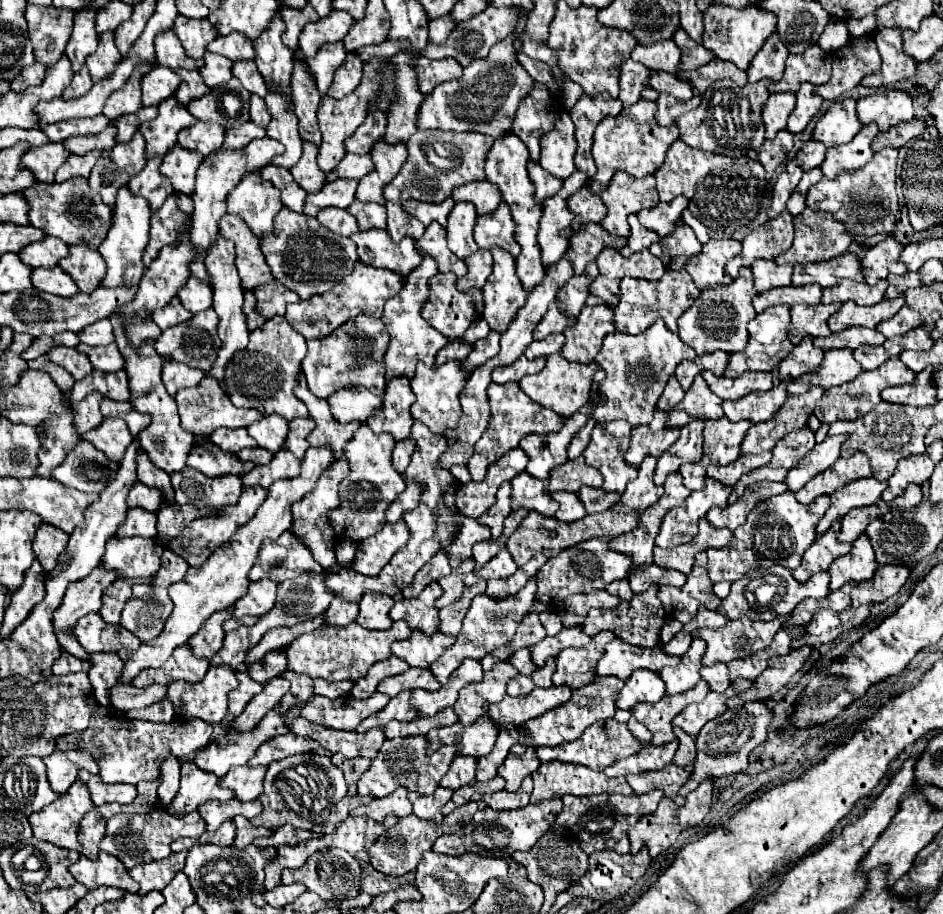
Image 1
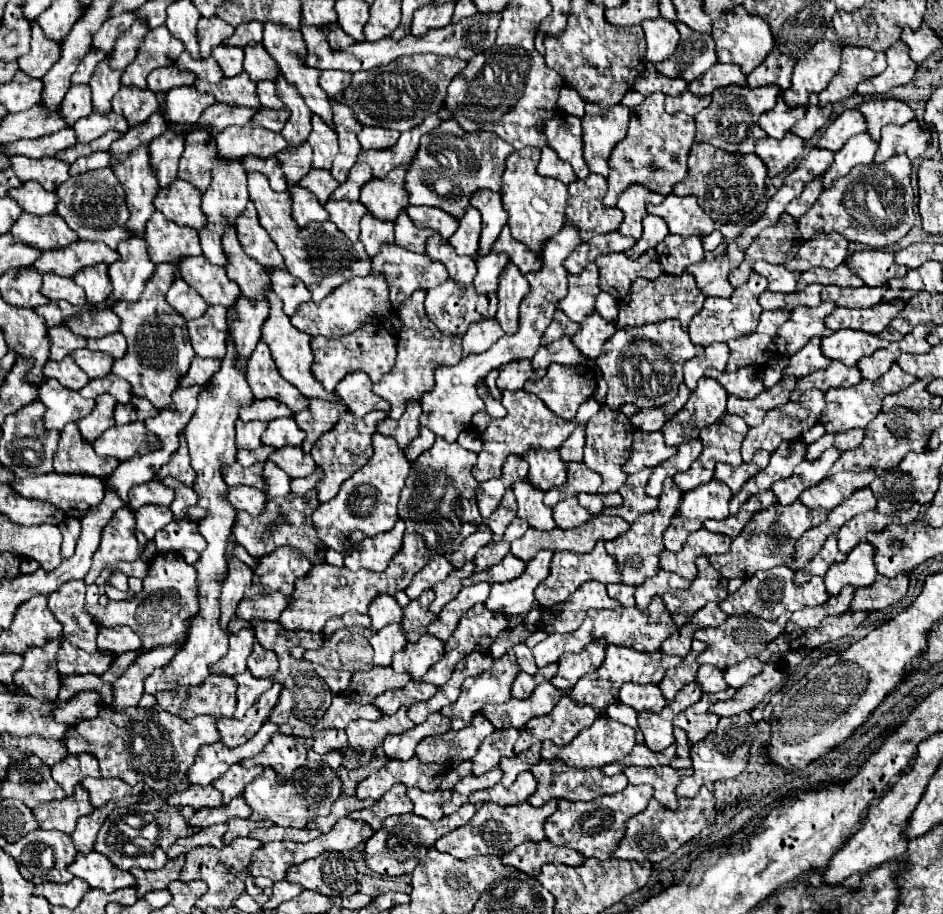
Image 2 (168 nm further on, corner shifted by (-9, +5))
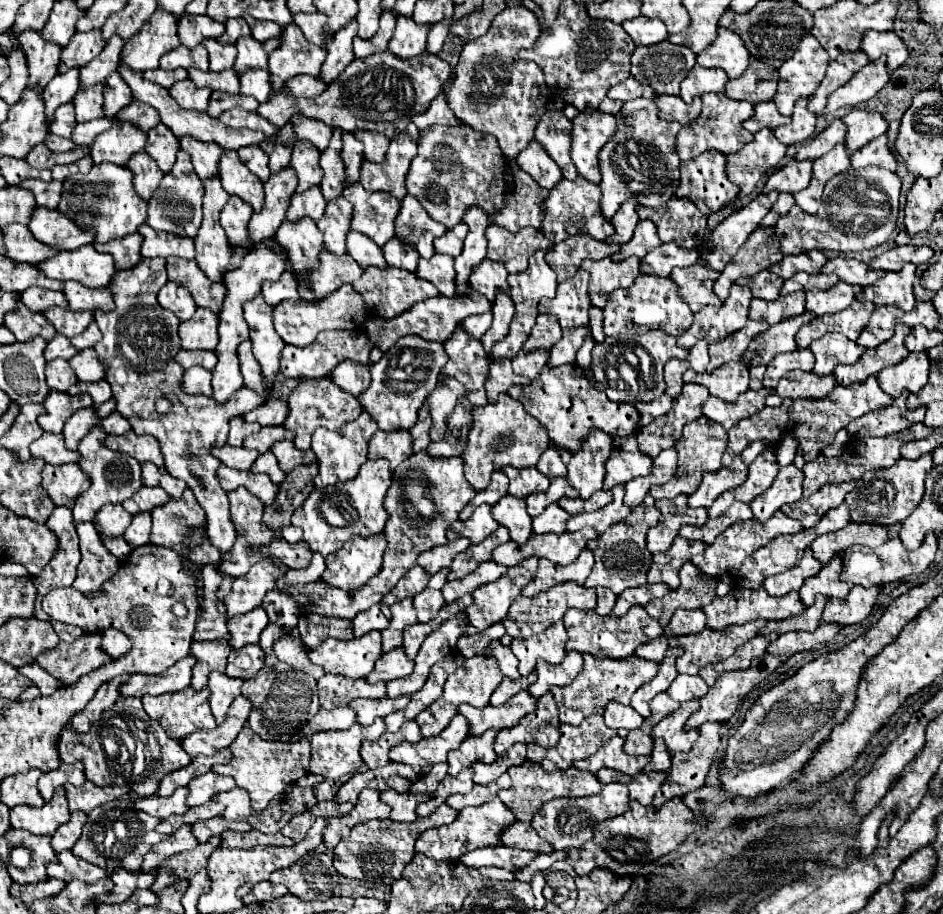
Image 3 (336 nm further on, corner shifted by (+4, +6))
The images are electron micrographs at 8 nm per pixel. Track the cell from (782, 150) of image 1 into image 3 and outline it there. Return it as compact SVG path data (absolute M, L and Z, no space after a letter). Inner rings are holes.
M762 128L754 134L754 140L748 142L742 150L726 156L726 174L730 182L734 182L740 192L738 198L752 194L758 182L778 166L784 158L786 146L778 142L772 130Z

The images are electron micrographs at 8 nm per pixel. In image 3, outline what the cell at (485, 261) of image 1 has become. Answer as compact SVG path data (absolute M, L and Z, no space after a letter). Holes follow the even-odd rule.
M484 260L470 276L470 284L476 292L480 292L482 296L486 296L490 302L494 302L496 292L510 292L508 284L508 270L502 266L502 262L492 262L492 260Z

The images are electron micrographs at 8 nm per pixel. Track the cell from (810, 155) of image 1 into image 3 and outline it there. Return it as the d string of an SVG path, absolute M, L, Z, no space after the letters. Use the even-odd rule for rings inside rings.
M790 160L784 168L776 170L774 174L768 176L766 180L766 192L770 190L778 190L778 192L798 192L802 188L808 186L812 176L812 162L798 162L798 160Z

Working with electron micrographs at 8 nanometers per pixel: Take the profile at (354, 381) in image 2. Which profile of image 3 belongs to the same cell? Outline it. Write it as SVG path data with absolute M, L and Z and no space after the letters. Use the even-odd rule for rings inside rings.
M340 362L332 372L334 384L346 390L352 396L360 396L362 390L370 384L370 368L368 366L354 366L354 362Z

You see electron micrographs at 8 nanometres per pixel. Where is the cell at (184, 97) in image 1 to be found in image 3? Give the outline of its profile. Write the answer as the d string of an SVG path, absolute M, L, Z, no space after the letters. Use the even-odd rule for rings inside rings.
M200 44L196 48L178 46L170 50L170 54L164 54L160 60L160 68L174 70L174 68L200 68L208 70L208 54L206 48Z

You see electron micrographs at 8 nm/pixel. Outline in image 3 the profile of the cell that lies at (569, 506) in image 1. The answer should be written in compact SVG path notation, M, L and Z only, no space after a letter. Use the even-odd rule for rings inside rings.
M550 504L540 516L532 520L532 532L534 534L562 534L568 518L570 514L566 514L566 510L562 510L556 504Z

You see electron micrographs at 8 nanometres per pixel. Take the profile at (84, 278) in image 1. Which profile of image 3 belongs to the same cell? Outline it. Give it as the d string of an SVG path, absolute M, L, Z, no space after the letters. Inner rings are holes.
M66 282L64 294L68 298L70 310L90 310L90 312L114 310L114 300L112 300L112 294L108 288L90 290L90 288L82 286L80 282Z

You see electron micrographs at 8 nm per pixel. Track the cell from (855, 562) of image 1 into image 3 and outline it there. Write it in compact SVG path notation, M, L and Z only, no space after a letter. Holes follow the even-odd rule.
M836 556L828 564L824 564L816 576L808 578L802 584L802 588L798 590L800 602L804 606L812 606L816 594L822 594L826 598L838 598L838 600L846 598L850 592L850 586L838 578L840 572L842 572L842 558Z

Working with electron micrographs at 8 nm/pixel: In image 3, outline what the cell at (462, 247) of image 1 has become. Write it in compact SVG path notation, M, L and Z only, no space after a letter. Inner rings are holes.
M460 222L458 226L454 226L452 230L448 230L444 236L434 240L434 248L438 254L448 254L448 256L458 256L462 252L462 244L464 238L468 234L468 226L464 222Z

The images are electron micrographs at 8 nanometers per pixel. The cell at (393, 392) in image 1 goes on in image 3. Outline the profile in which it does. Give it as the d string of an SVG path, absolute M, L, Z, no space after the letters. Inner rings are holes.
M378 430L372 436L370 448L368 448L368 458L370 460L386 458L390 462L392 472L400 462L410 458L410 454L414 454L414 450L412 450L412 436L408 430L394 430L390 434Z

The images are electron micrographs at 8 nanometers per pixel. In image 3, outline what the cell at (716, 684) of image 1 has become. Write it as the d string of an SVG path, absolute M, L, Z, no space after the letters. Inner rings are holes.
M680 674L672 684L670 684L670 698L678 700L678 702L688 702L692 698L702 698L708 692L706 682L700 676L688 676L688 674Z

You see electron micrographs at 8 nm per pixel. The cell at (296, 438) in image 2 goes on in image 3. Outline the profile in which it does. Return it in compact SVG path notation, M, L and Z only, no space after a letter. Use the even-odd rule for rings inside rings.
M266 426L258 434L250 434L242 446L248 448L248 450L258 450L260 454L264 454L264 452L270 450L270 446L274 442L278 442L278 440L292 440L292 438L294 438L294 432L290 432L290 430L282 428L282 426L278 426L278 428Z

